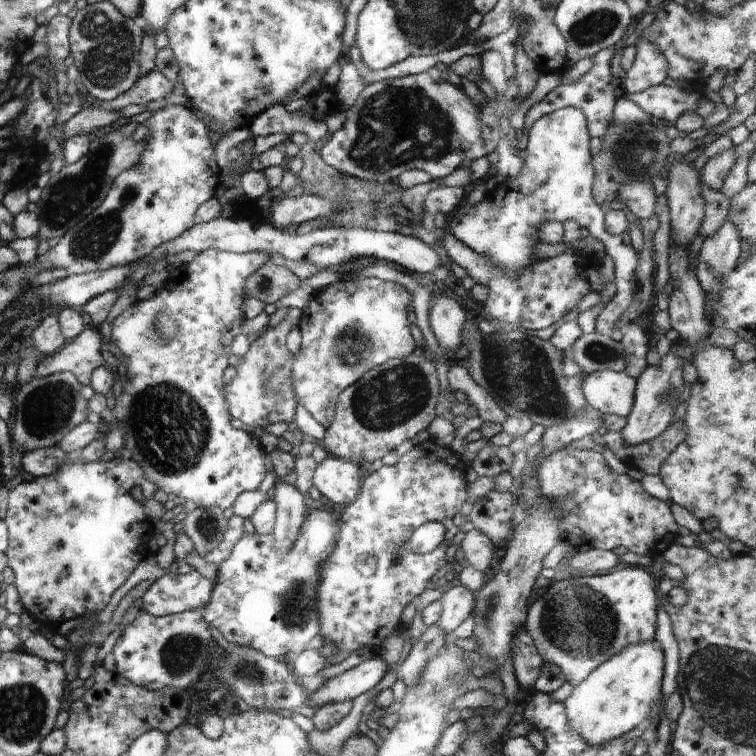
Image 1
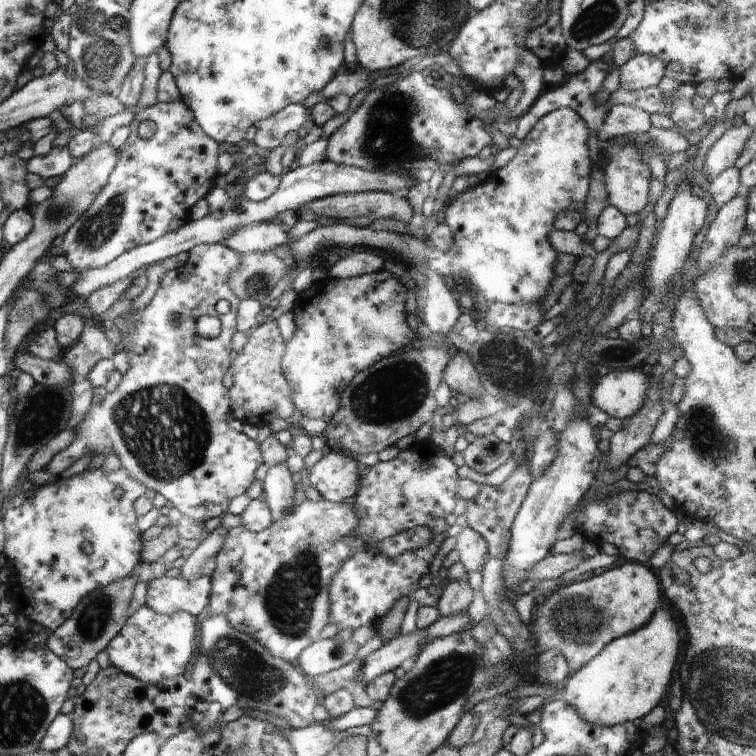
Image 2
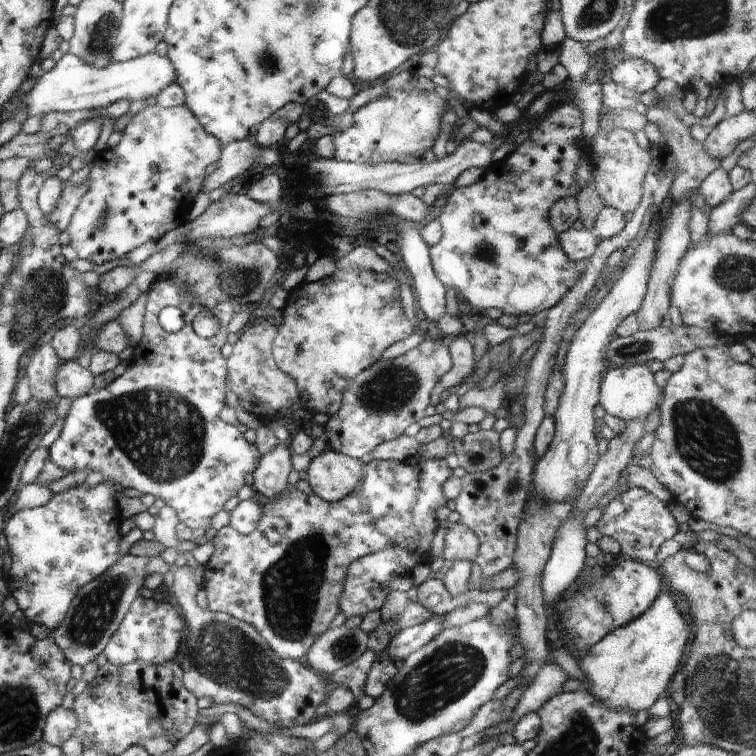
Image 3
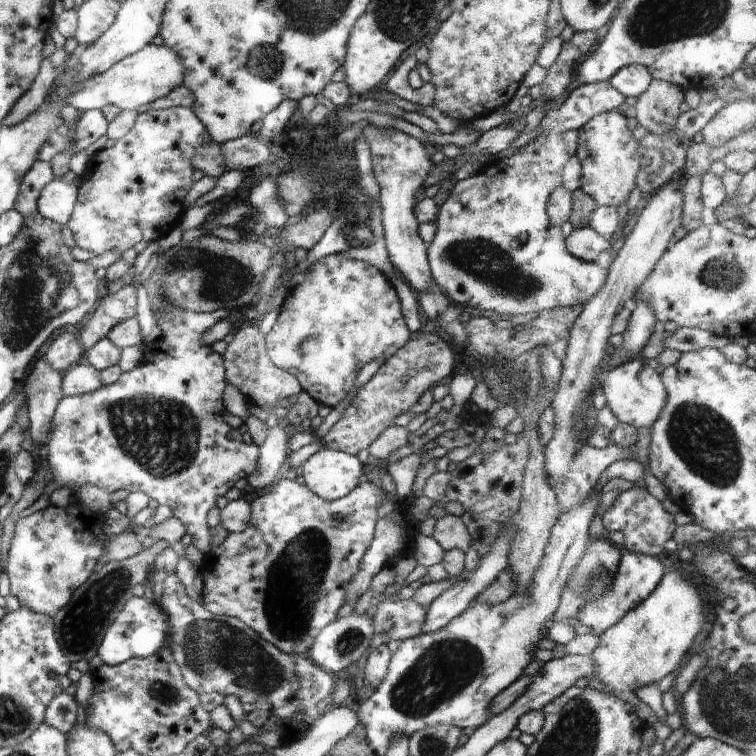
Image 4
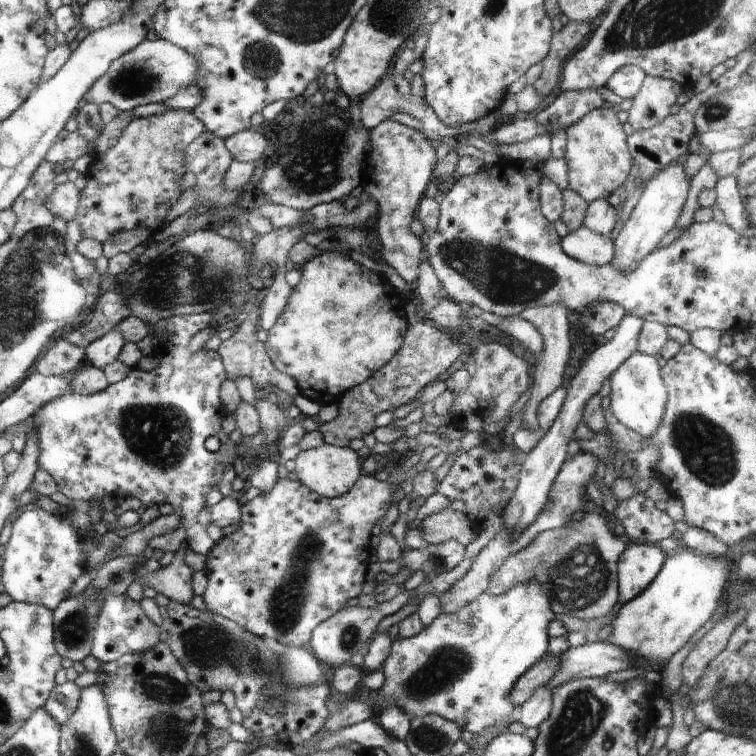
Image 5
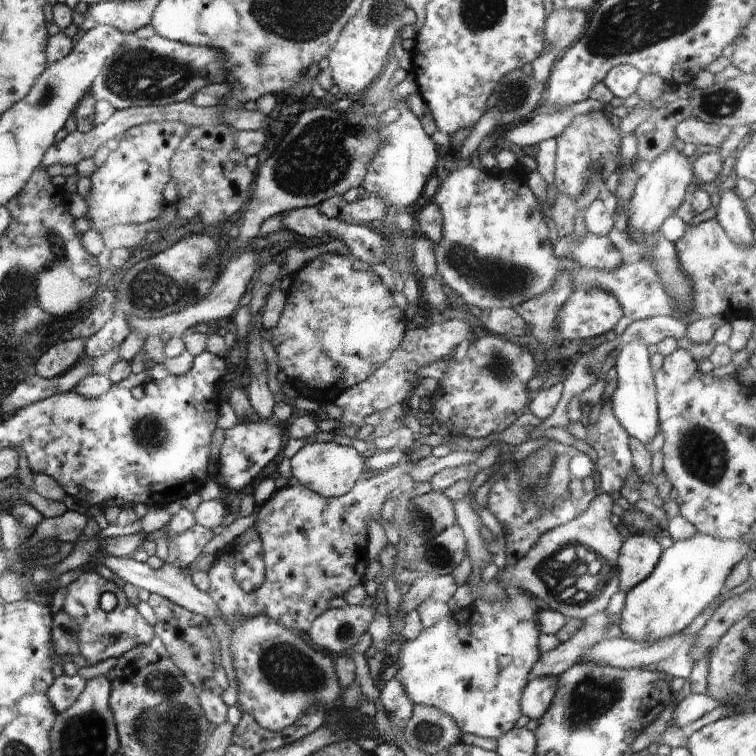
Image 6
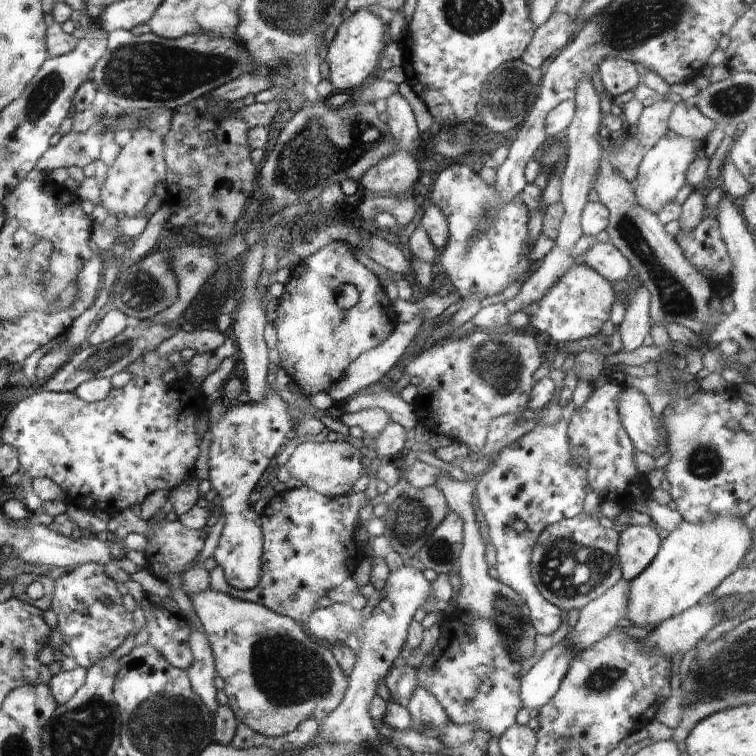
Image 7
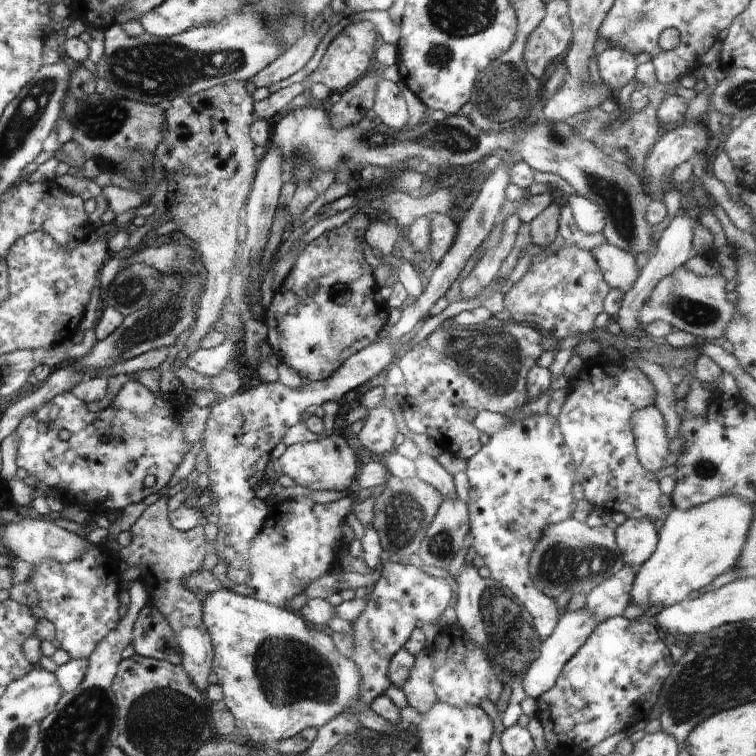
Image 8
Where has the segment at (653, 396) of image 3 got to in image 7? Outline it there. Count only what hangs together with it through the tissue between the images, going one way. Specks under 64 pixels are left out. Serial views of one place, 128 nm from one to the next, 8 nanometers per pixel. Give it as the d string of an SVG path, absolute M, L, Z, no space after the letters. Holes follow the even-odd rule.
M641 284L629 300L624 320L616 326L625 351L632 352L643 346L644 339L650 332L652 322L649 314L650 300L651 292ZM622 384L622 394L618 396L620 422L635 450L652 456L658 448L659 436L656 432L657 422L648 404L640 390Z

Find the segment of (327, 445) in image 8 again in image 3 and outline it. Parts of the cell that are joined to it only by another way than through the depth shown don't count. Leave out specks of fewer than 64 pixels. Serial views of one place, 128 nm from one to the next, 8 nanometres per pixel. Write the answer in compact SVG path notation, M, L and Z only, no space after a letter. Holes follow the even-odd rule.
M332 449L315 456L308 465L308 482L313 493L328 502L360 489L364 463Z

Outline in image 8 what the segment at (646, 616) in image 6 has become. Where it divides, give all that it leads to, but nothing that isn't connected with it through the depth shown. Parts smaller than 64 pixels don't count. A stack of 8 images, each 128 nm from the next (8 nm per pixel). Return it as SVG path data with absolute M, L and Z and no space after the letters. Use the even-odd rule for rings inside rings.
M718 496L706 504L701 504L684 512L676 507L664 517L664 526L658 532L657 547L652 556L637 569L631 590L631 603L649 610L658 606L668 608L689 599L692 592L708 586L726 570L736 567L738 556L746 544L748 531L753 518L753 504L744 502L738 496Z

